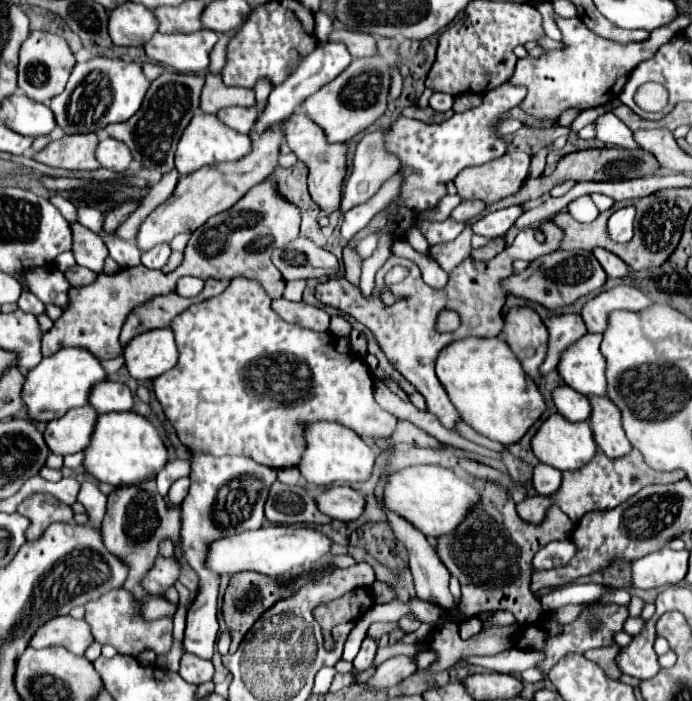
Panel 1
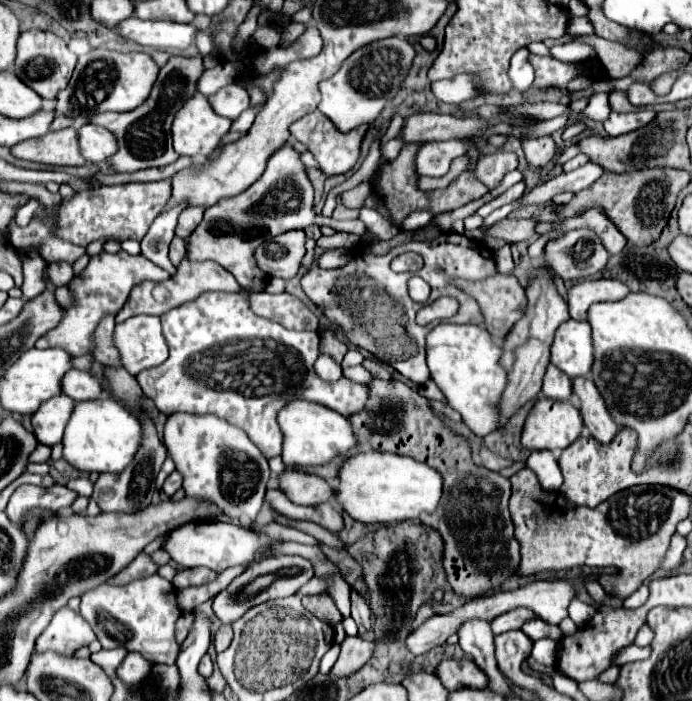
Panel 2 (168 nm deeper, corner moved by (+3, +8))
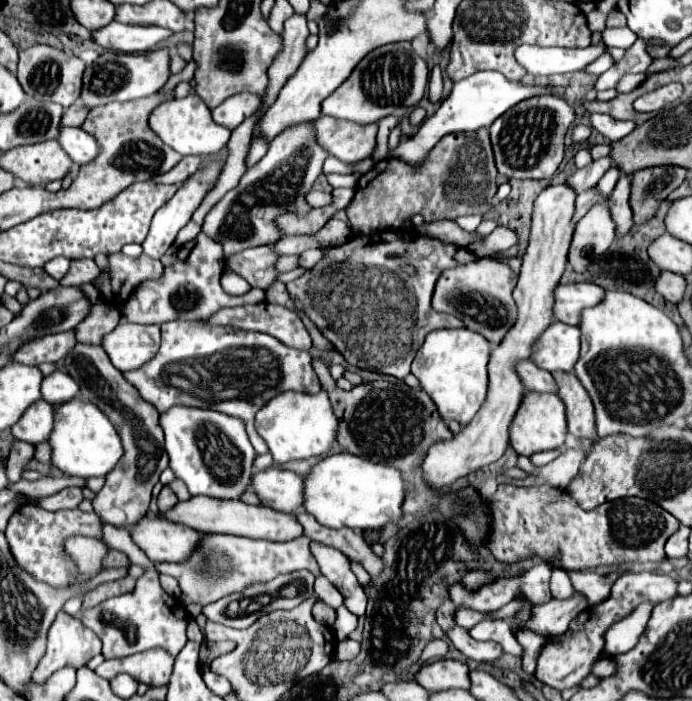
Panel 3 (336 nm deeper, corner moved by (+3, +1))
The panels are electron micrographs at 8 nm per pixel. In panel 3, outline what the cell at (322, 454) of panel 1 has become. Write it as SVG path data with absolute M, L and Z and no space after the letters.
M285 391L283 395L275 395L275 399L269 399L259 409L259 413L255 415L255 427L259 435L265 439L269 453L273 455L273 461L281 465L287 461L297 461L327 453L329 447L335 443L337 417L333 415L325 391L321 391L319 395Z

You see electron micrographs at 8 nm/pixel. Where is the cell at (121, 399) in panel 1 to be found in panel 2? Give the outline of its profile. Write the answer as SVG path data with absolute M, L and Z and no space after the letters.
M71 370L63 376L63 394L71 396L75 402L97 400L103 396L103 382L87 370Z

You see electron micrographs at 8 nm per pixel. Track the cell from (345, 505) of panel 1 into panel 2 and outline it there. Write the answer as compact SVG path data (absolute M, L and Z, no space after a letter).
M285 470L279 478L279 488L295 502L303 506L315 506L329 502L335 496L335 488L315 474L303 474Z

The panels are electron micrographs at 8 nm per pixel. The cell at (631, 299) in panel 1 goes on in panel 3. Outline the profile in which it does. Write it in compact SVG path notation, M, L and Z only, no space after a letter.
M559 283L559 287L555 287L553 315L567 325L579 325L581 309L597 305L603 295L605 291L595 283Z

